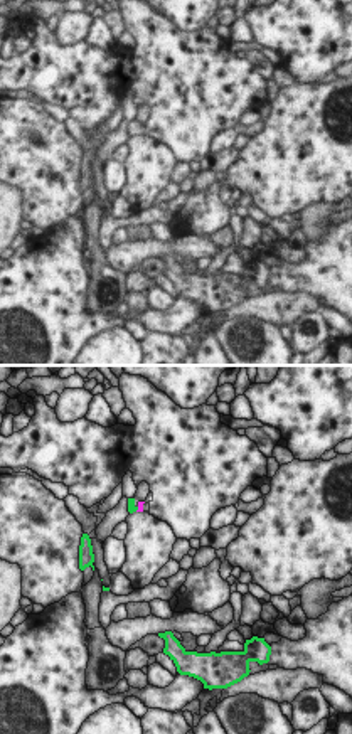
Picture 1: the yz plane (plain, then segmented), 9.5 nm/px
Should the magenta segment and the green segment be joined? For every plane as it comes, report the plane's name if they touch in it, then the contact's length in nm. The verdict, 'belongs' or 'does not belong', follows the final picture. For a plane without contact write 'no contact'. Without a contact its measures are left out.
contact in yz; length 60 nm

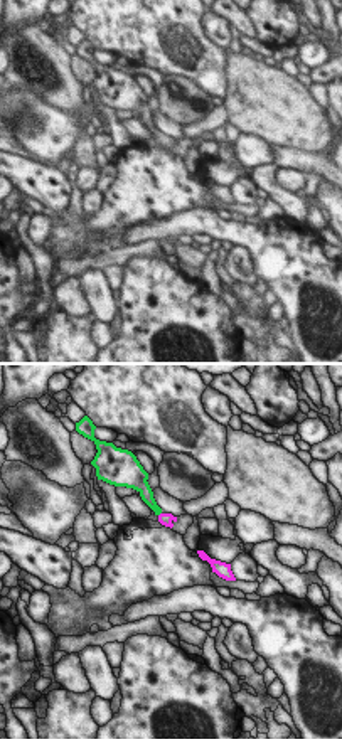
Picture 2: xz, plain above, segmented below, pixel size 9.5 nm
no contact

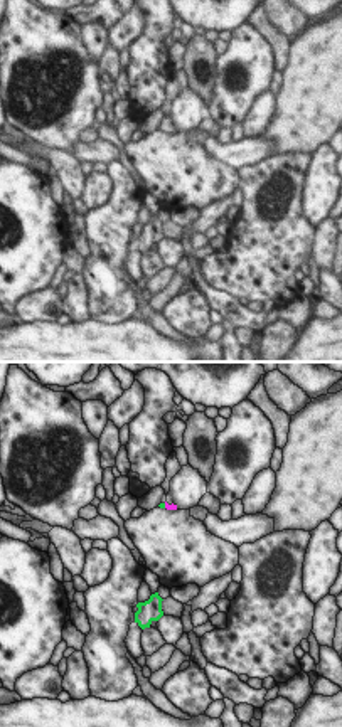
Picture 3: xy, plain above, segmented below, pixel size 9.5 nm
contact in xy; length 50 nm

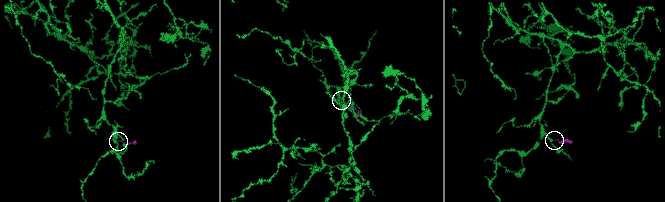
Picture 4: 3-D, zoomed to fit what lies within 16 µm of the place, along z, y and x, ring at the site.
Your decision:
belongs

